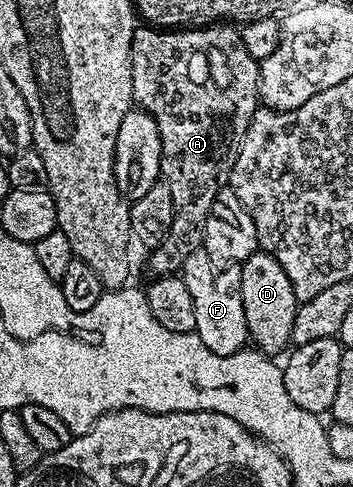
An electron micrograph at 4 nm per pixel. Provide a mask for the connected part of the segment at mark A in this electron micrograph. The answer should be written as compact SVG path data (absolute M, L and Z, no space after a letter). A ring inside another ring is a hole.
M189 26L184 30L141 27L134 31L131 50L133 102L140 111L151 114L151 118L155 118L155 126L159 126L161 179L171 186L173 203L173 221L161 245L148 253L149 268L154 277L171 276L180 273L191 254L202 251L211 202L215 202L219 190L228 185L237 149L259 107L261 70L259 62L247 54L247 46L243 46L236 27Z

